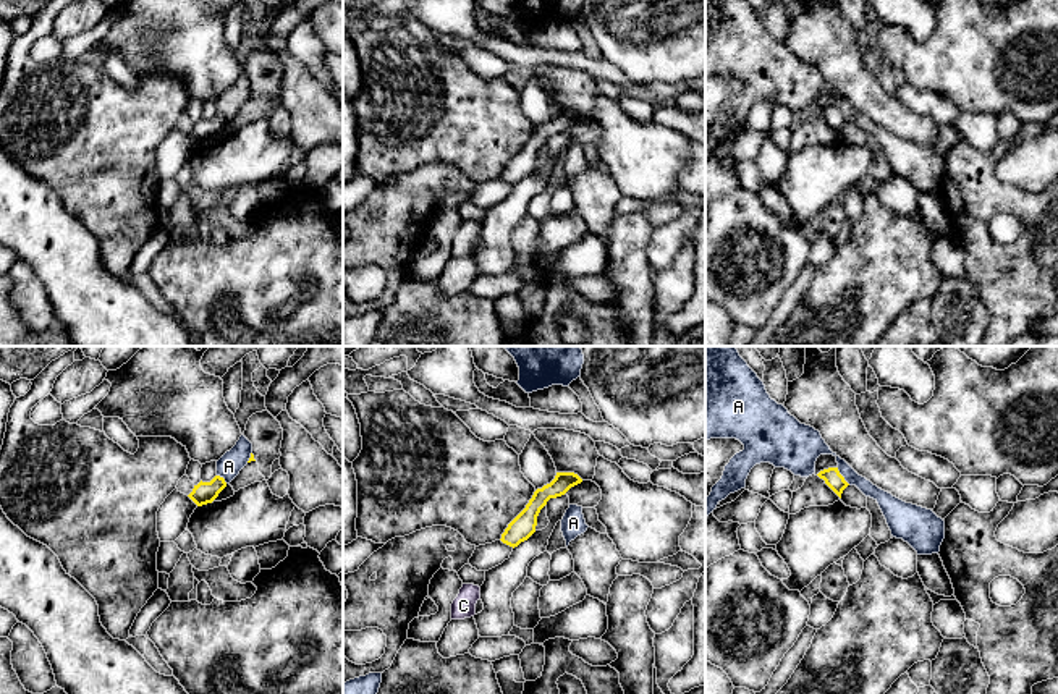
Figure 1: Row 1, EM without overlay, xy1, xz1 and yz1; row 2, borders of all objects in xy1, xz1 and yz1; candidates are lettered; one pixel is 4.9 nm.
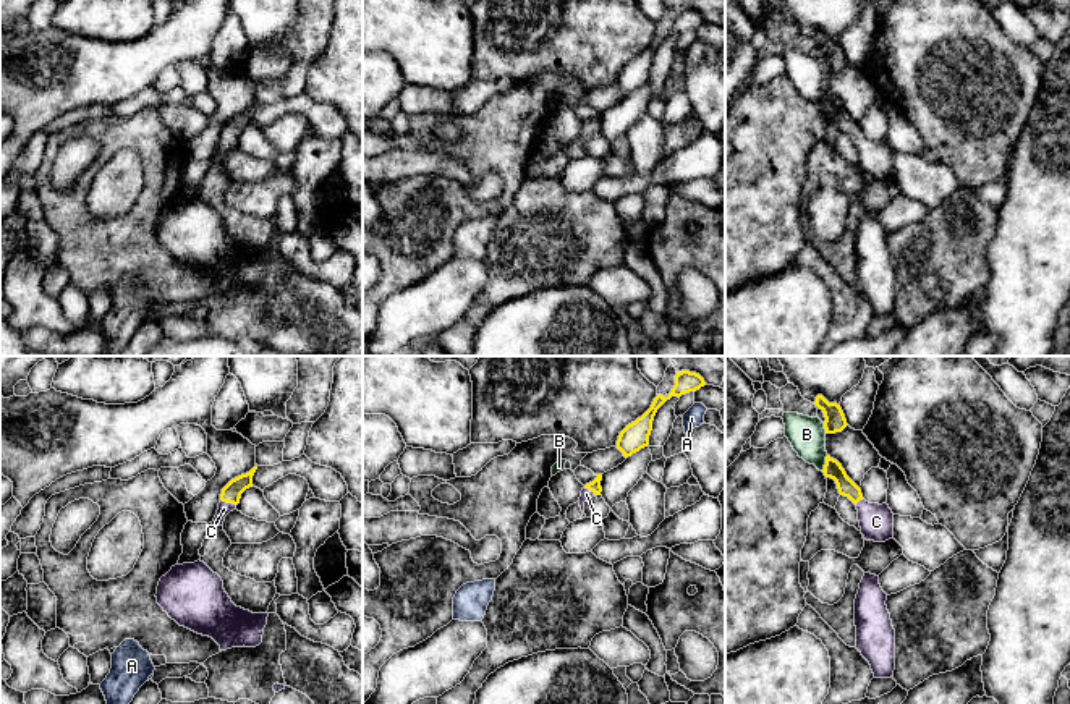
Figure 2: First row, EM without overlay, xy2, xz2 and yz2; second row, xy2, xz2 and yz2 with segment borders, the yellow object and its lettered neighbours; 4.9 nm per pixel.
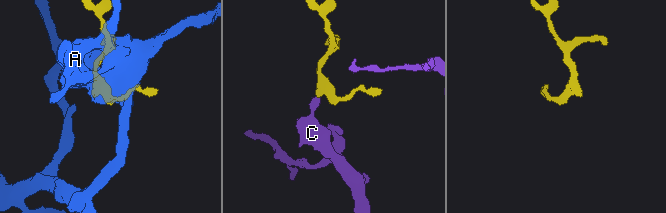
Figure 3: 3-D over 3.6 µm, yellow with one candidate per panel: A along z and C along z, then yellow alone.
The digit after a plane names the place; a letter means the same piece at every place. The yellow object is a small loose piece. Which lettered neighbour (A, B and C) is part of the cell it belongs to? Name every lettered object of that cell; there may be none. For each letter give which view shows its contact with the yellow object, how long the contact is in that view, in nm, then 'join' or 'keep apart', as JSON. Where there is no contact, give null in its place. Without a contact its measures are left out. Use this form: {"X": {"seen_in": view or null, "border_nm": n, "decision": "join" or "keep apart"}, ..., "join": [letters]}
{"A": {"seen_in": "yz1", "border_nm": 110, "decision": "keep apart"}, "B": {"seen_in": "yz2", "border_nm": 90, "decision": "keep apart"}, "C": {"seen_in": "xy2", "border_nm": 90, "decision": "join"}, "join": ["C"]}

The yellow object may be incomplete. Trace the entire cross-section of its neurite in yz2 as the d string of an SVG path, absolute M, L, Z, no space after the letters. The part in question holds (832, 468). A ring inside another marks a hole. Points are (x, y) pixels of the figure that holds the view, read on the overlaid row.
M829 455L822 473L835 481L840 495L848 497L856 505L861 534L866 541L885 542L894 537L894 513L887 503L866 502L861 489L847 476L842 464Z

